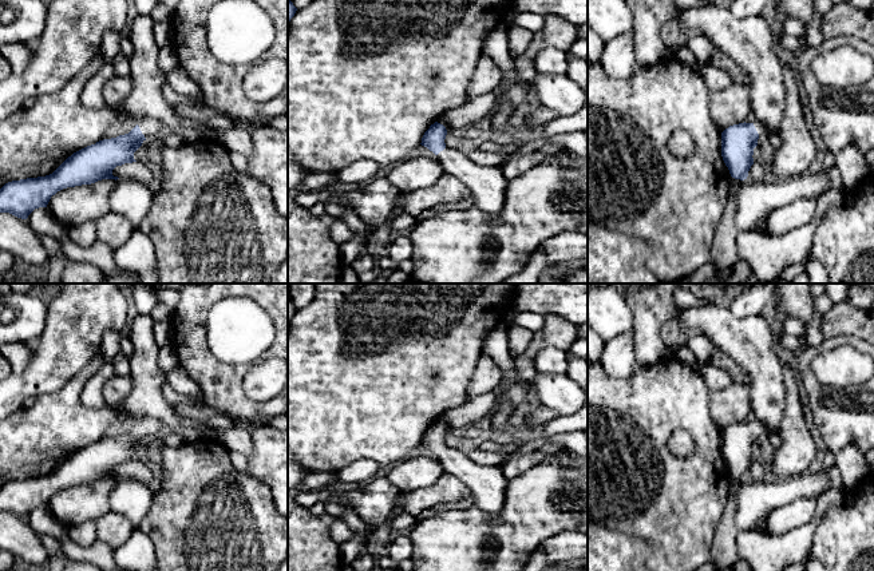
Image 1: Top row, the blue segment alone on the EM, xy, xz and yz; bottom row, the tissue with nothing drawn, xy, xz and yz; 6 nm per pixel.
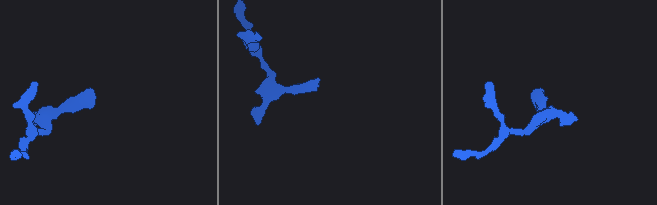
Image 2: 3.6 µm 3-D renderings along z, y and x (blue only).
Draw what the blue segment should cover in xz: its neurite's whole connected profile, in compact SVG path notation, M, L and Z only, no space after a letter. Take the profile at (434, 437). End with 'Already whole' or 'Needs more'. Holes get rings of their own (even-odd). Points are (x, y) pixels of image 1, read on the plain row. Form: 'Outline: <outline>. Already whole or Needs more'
Outline: M435 421L424 432L420 444L436 455L447 473L467 484L474 505L489 516L497 516L503 508L505 491L509 484L502 468L478 464L467 453L447 447L446 435L446 427Z. Needs more

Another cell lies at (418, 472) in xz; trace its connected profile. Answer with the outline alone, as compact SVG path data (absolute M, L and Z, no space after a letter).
M419 456L395 464L387 480L400 491L412 491L431 487L444 472L436 456Z

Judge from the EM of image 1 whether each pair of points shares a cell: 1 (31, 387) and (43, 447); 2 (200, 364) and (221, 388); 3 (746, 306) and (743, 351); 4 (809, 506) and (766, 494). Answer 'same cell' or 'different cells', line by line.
1: different cells
2: same cell
3: different cells
4: different cells

